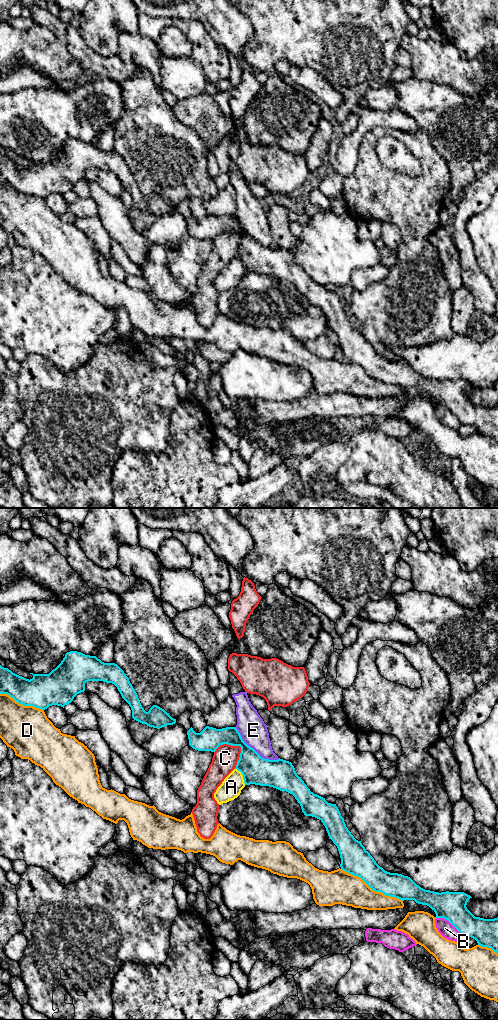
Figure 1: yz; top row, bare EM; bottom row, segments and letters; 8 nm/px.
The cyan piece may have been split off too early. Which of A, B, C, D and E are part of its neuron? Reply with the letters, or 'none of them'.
none of them

